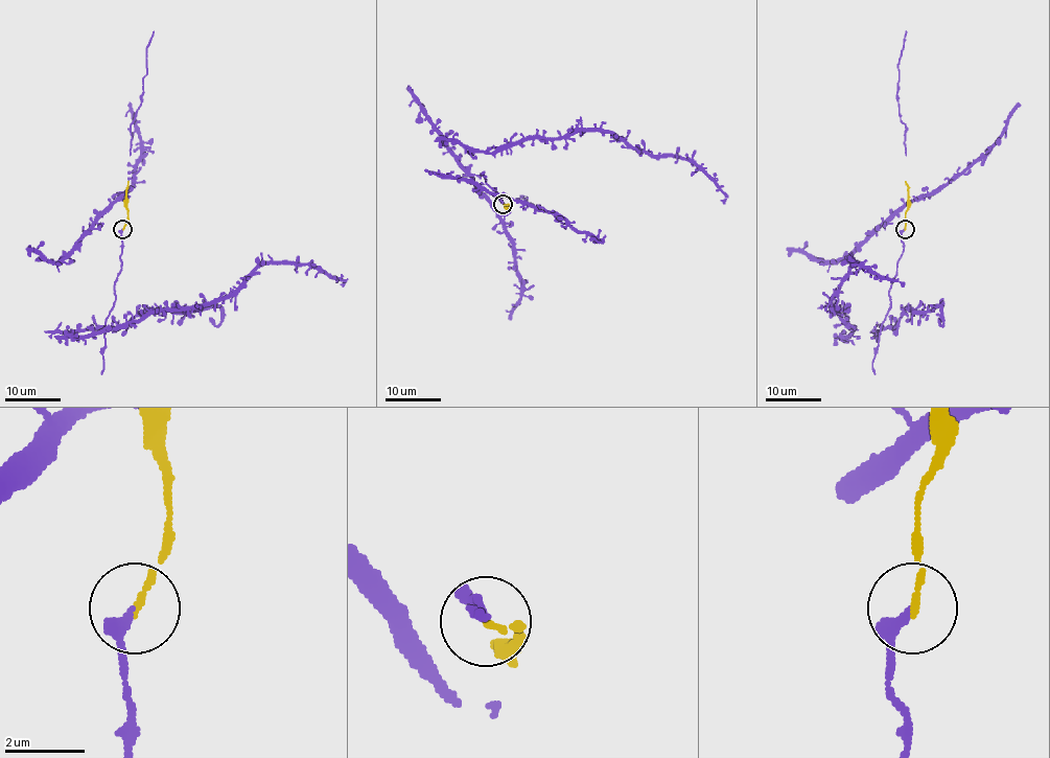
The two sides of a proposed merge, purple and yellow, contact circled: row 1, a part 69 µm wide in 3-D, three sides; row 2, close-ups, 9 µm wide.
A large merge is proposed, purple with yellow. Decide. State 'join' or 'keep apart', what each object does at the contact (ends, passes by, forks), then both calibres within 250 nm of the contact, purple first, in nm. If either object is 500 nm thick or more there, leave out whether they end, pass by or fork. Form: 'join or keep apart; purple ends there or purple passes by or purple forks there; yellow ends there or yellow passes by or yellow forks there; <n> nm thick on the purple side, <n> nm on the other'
join; purple ends there; yellow ends there; 240 nm thick on the purple side, 150 nm on the other

